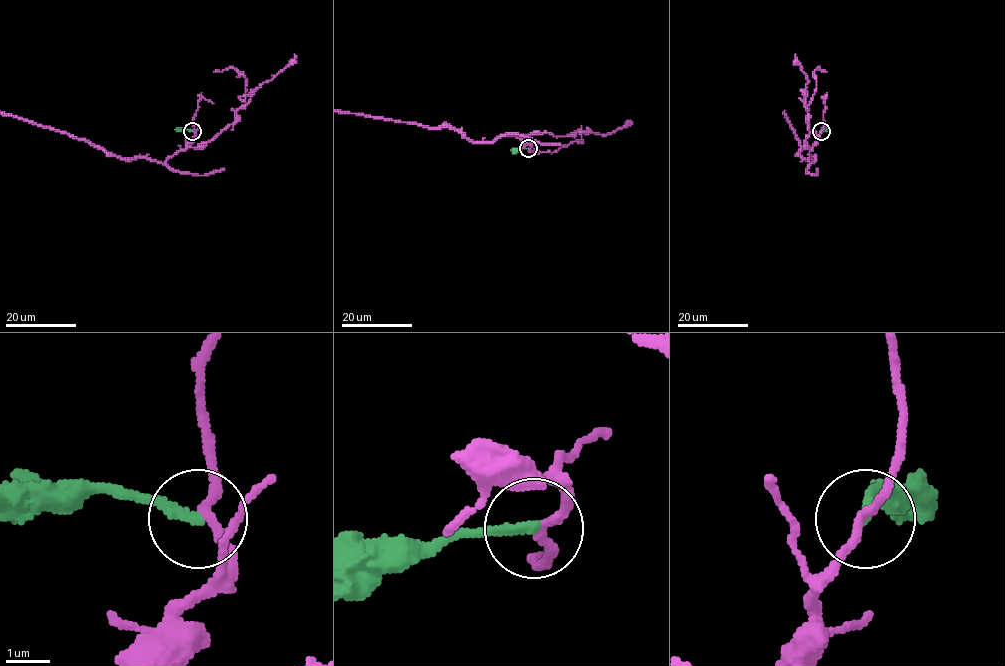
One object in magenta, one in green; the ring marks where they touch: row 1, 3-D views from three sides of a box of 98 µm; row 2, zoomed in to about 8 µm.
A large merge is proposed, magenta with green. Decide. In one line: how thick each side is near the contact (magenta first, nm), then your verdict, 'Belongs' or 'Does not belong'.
Thickness 200 nm (magenta) against 240 nm. Does not belong

